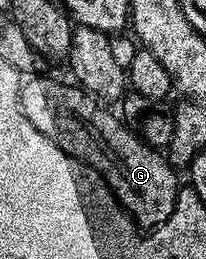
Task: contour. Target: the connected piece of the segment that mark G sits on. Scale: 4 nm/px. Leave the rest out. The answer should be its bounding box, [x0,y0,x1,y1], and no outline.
[19,76,181,228]

